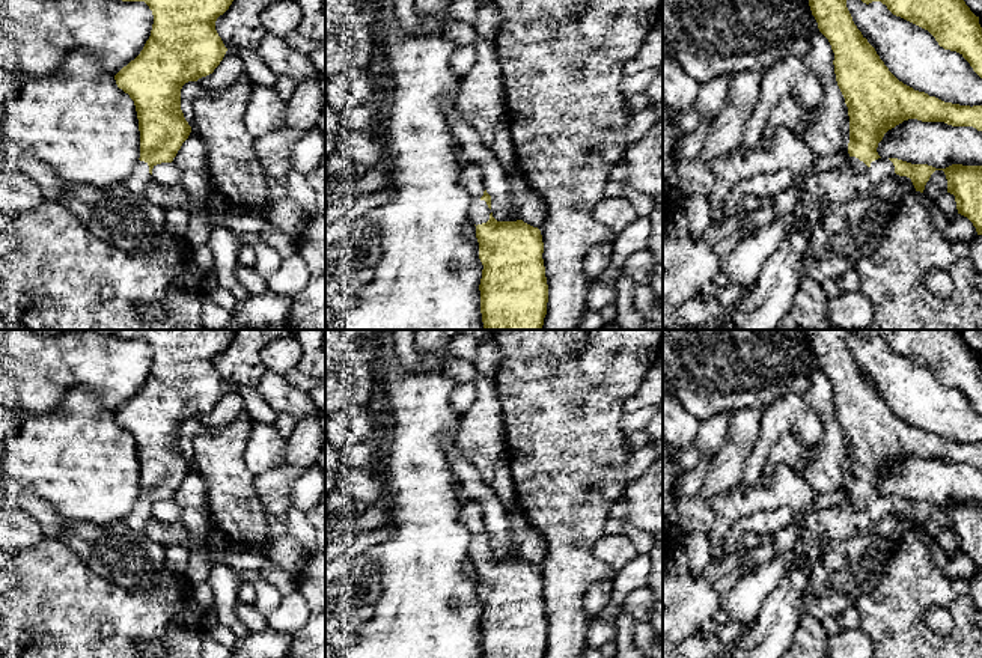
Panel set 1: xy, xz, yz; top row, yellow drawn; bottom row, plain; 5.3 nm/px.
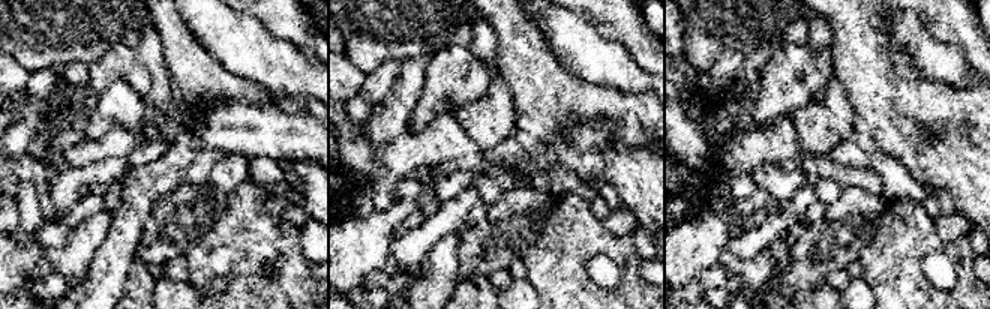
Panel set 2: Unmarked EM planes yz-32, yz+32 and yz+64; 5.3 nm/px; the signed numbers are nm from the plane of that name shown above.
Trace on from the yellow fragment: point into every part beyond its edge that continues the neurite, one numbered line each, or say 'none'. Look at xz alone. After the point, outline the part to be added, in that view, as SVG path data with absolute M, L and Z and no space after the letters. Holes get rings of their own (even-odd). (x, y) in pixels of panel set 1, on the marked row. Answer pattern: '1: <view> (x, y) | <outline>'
1: xz (470, 178) | M464 164L459 182L473 199L470 206L470 221L476 226L486 223L489 220L491 209L486 202L480 199L485 191L482 170L476 164Z

